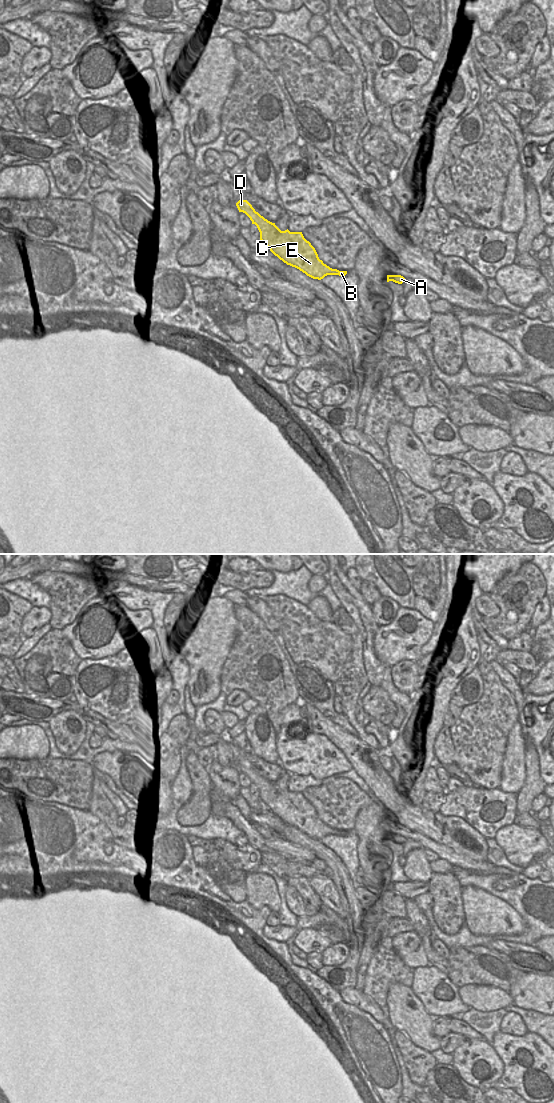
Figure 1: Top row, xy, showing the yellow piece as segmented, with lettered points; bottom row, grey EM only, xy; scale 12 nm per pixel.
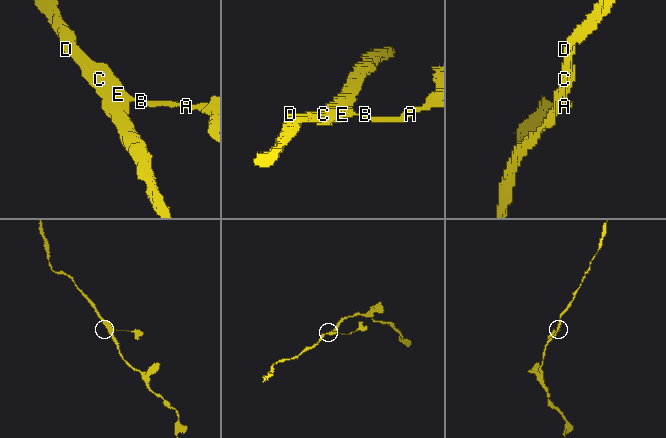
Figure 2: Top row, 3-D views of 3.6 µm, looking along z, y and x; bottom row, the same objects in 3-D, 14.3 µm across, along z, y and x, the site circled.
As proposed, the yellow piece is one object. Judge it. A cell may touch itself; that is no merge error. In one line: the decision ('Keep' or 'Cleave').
Keep

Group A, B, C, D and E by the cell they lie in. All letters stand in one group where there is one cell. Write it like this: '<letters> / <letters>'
A B C D E

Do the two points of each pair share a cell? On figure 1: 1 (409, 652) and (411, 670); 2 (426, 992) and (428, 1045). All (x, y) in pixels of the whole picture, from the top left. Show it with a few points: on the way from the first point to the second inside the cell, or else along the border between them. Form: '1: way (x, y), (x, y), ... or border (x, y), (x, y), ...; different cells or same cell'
1: border (416, 661), (400, 660), (391, 667); different cells
2: border (413, 992), (433, 1018); different cells

